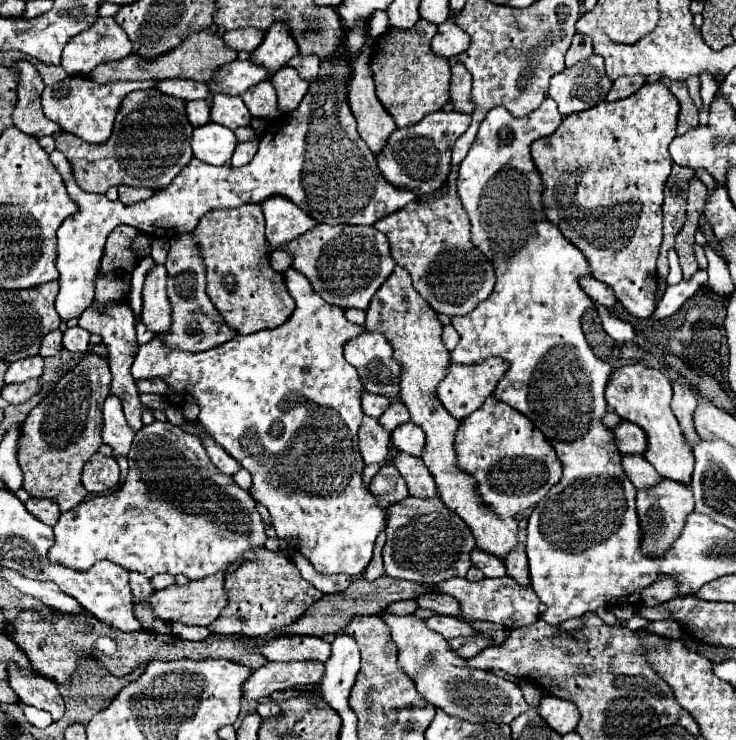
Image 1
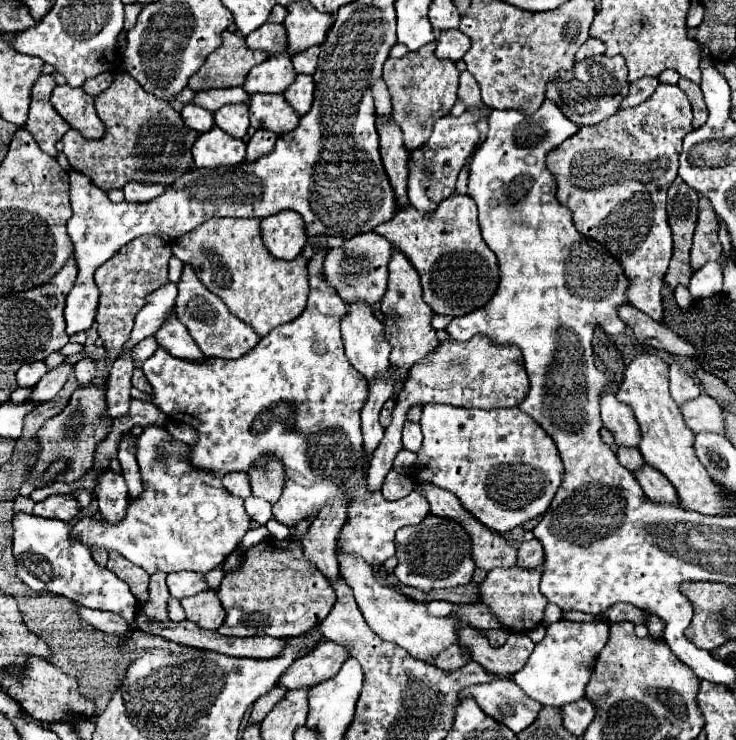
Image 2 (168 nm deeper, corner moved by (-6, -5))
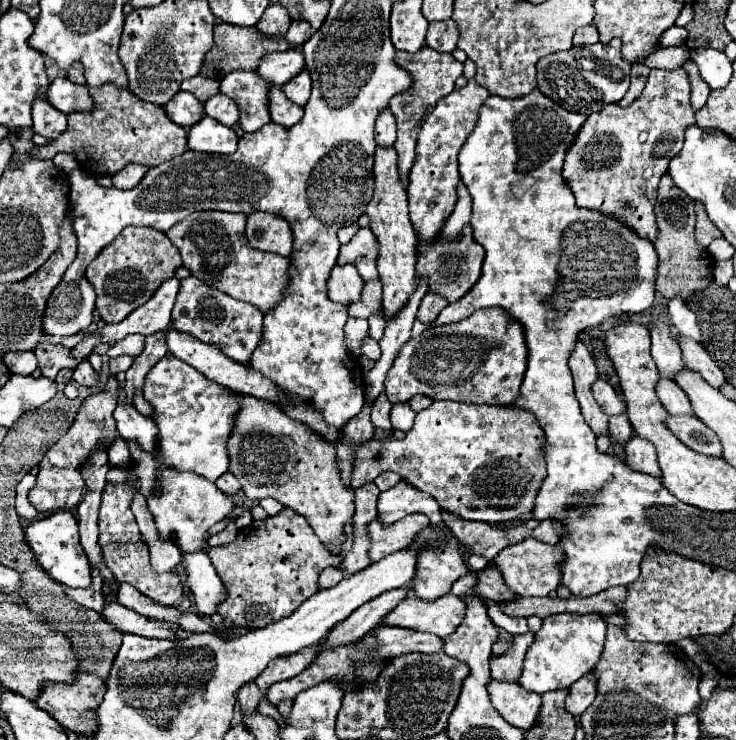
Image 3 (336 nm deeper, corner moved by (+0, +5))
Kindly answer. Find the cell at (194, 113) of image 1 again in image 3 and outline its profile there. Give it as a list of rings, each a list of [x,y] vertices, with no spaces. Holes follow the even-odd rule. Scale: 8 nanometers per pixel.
[[[180,91],[166,105],[166,115],[176,125],[180,125],[184,129],[190,129],[192,125],[196,125],[204,117],[204,107],[202,107],[202,103],[192,93]]]

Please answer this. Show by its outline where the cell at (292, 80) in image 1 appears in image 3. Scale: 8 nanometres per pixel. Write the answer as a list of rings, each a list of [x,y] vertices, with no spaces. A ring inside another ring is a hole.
[[[304,69],[300,75],[296,75],[292,81],[288,81],[286,85],[282,85],[282,91],[286,93],[286,97],[290,101],[294,101],[296,105],[304,107],[308,103],[308,97],[310,97],[310,73]]]

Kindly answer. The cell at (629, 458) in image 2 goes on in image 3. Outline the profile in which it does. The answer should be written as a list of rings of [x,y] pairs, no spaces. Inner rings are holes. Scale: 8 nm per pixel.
[[[622,413],[620,417],[610,417],[610,431],[612,431],[612,439],[620,445],[624,445],[630,437],[632,437],[632,425],[628,421],[628,415]]]

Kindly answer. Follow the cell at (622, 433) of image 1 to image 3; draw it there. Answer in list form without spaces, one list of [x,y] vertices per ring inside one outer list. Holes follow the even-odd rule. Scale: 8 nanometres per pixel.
[[[596,379],[592,383],[592,393],[596,403],[602,407],[606,415],[620,415],[626,411],[626,403],[616,395],[616,391],[604,379]]]

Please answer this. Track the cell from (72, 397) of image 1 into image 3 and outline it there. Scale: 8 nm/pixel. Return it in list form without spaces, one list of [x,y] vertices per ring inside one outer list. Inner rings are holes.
[[[126,227],[112,245],[106,245],[100,255],[86,267],[86,279],[96,291],[96,309],[104,323],[120,323],[134,309],[144,305],[154,291],[168,279],[174,271],[182,267],[180,253],[174,243],[152,227]]]

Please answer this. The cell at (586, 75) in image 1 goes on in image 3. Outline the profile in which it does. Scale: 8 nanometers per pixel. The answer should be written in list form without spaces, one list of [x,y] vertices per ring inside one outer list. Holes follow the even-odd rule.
[[[612,39],[606,45],[594,43],[572,47],[568,51],[558,51],[554,55],[542,57],[536,69],[540,93],[568,111],[584,115],[600,111],[604,105],[618,103],[630,85],[630,63],[622,59],[620,39]]]

